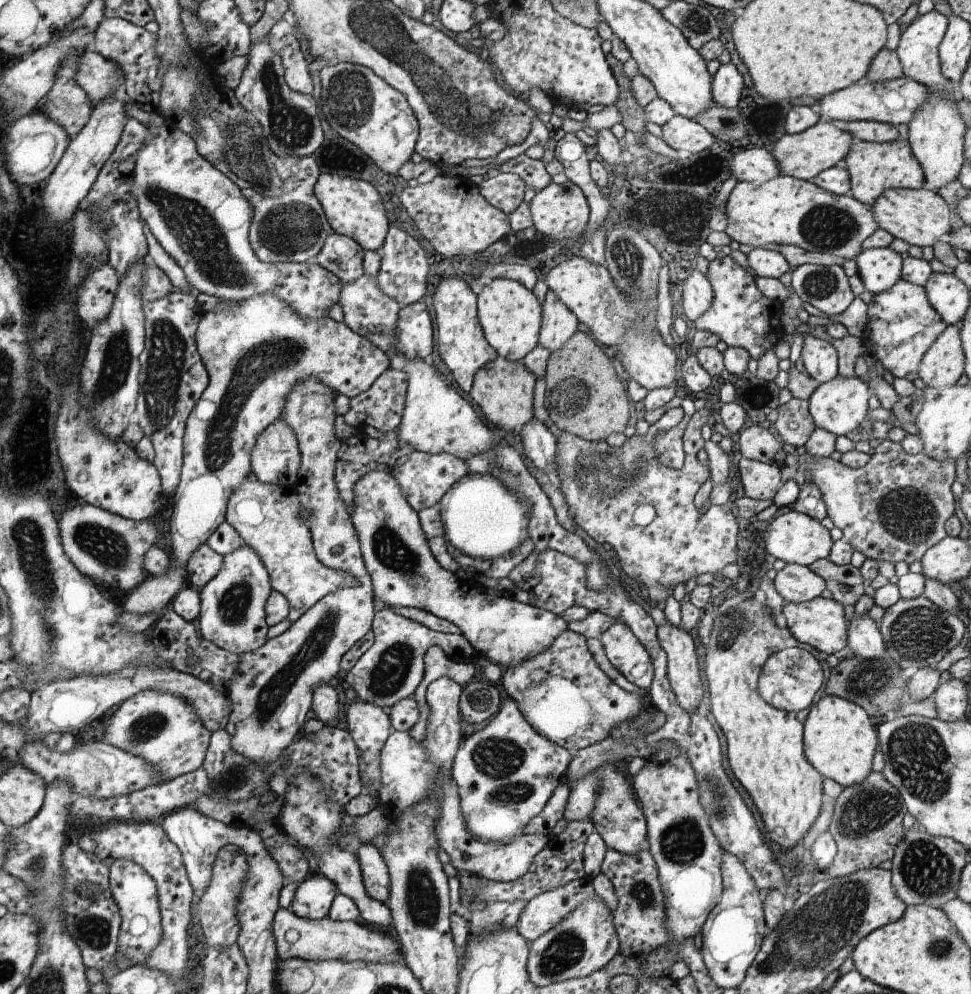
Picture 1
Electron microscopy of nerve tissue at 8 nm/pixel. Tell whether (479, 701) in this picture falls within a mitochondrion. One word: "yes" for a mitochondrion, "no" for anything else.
yes

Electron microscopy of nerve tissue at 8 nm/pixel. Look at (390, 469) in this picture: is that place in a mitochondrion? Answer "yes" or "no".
no

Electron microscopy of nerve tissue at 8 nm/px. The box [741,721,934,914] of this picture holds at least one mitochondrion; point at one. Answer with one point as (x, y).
(869, 810)

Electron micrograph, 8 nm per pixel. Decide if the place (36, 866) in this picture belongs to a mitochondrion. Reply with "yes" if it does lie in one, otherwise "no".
yes

